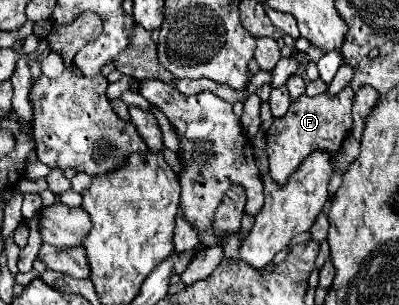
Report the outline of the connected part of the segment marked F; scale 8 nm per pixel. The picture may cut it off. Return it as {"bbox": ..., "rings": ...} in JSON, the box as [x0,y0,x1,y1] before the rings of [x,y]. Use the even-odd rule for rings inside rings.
{"bbox":[267,86,353,184],"rings":[[[345,86],[339,94],[331,96],[329,92],[321,96],[299,96],[291,102],[287,114],[283,118],[275,118],[271,128],[267,130],[267,154],[269,154],[269,174],[279,184],[279,180],[287,180],[297,166],[315,150],[327,150],[335,154],[345,140],[345,132],[351,130],[351,104],[353,104],[353,88]]]}

